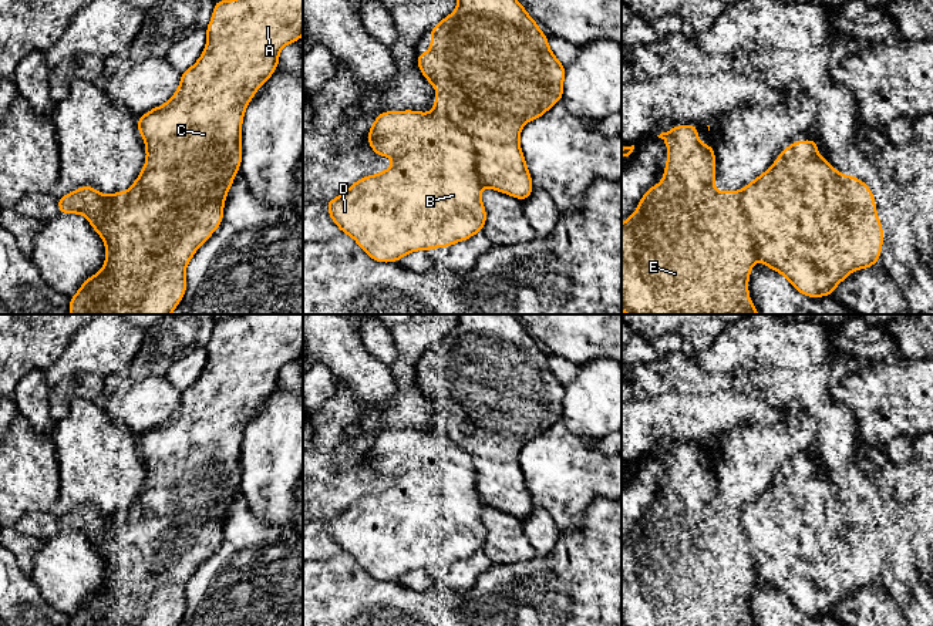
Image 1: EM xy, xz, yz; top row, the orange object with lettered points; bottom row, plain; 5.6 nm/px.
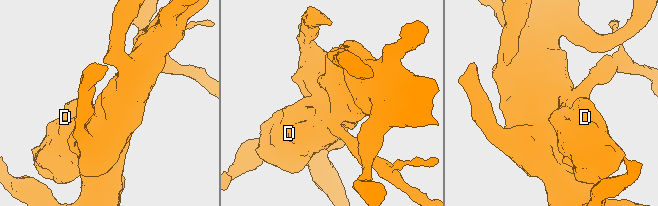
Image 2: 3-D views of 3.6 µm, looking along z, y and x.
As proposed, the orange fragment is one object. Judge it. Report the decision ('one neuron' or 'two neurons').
two neurons

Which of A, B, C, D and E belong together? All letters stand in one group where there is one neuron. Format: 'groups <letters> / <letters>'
groups A C E / B D

